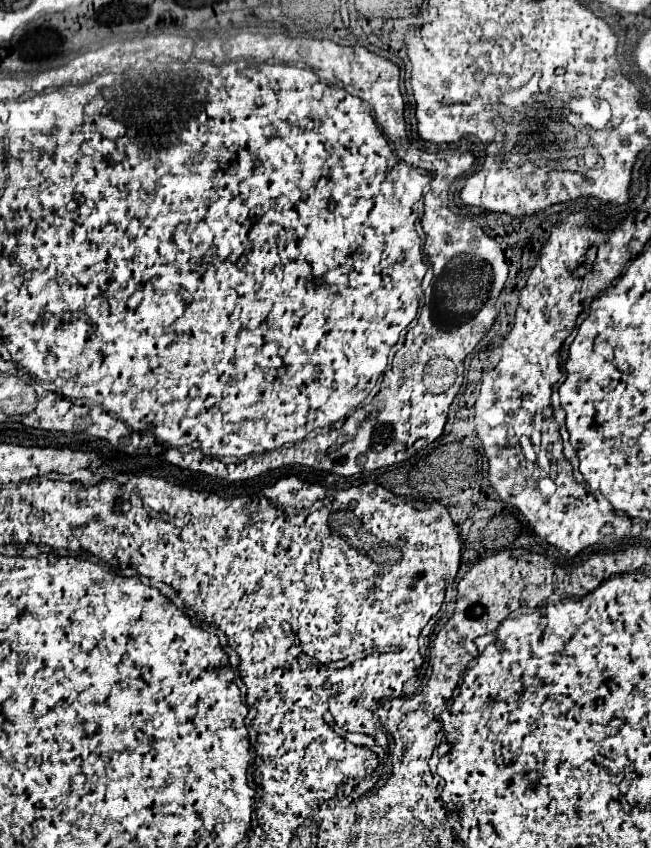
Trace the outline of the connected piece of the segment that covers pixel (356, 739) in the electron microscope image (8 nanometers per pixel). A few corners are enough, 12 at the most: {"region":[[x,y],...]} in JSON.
{"region":[[338,726],[333,728],[352,744],[377,747],[365,734],[348,732]]}

